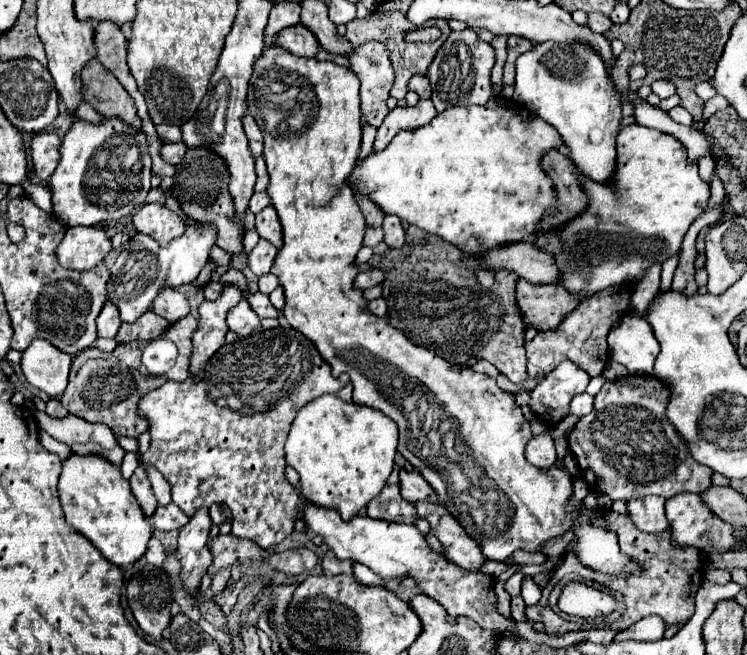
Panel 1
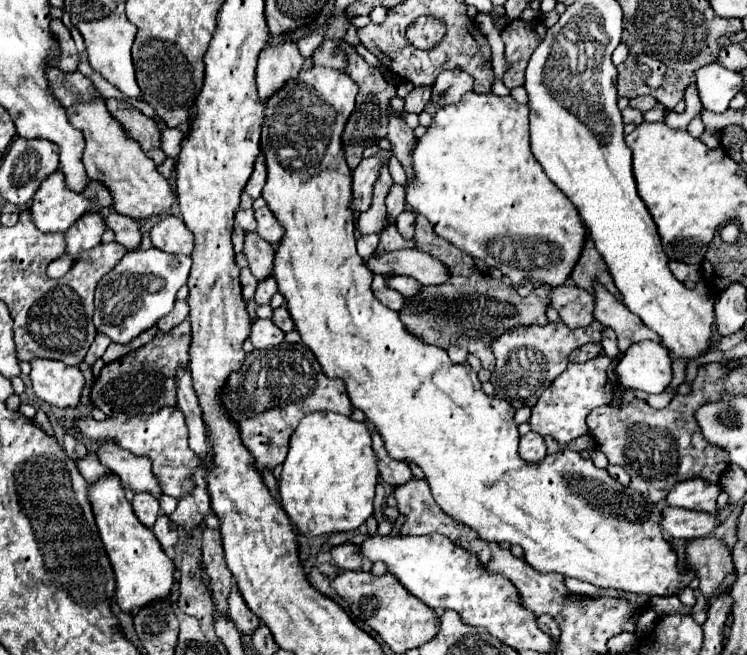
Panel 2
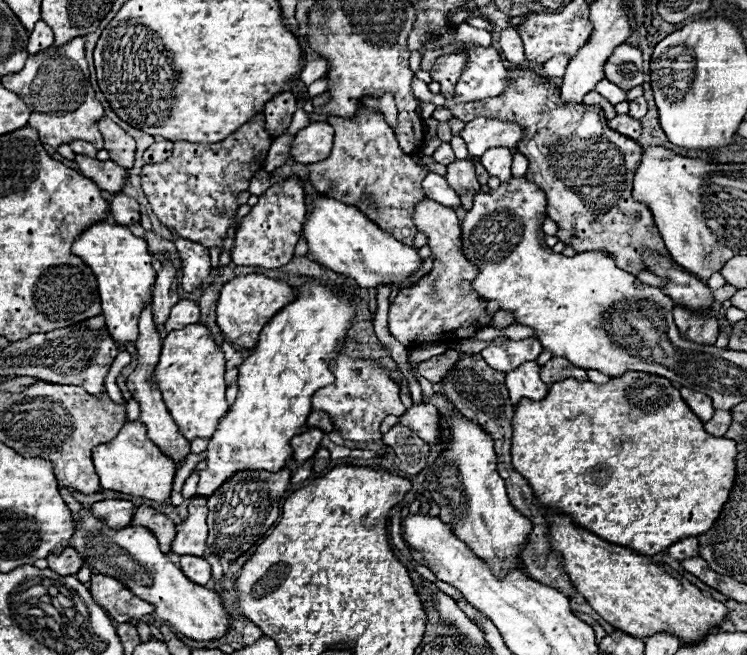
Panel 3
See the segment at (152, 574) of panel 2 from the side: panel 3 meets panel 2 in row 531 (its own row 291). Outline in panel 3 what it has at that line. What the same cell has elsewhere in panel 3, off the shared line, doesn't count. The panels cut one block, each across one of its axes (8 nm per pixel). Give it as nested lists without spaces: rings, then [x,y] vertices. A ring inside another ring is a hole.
[[[102,220],[86,228],[72,242],[70,252],[84,260],[84,264],[88,264],[94,272],[98,280],[102,314],[106,318],[108,330],[112,336],[116,336],[116,342],[120,346],[134,344],[138,338],[138,316],[144,304],[152,300],[152,284],[156,280],[156,270],[152,268],[154,258],[148,252],[146,242],[142,238],[136,238],[128,226]]]

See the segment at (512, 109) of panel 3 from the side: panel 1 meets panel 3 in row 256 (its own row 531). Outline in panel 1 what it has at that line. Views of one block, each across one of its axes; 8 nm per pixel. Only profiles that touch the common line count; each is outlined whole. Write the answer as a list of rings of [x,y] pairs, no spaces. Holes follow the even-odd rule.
[[[606,512],[604,518],[596,520],[596,524],[608,524],[608,528],[614,528],[614,532],[620,538],[620,550],[626,556],[630,556],[632,560],[636,560],[644,568],[644,572],[640,576],[610,578],[600,572],[592,572],[590,568],[584,568],[580,562],[576,562],[576,556],[572,556],[572,552],[566,552],[564,564],[560,564],[552,572],[552,582],[556,584],[568,572],[576,572],[584,578],[600,582],[602,586],[608,586],[610,590],[622,592],[626,608],[624,608],[622,616],[608,626],[613,630],[624,630],[624,628],[636,624],[640,618],[650,616],[650,614],[660,616],[666,622],[666,626],[684,624],[694,612],[694,596],[702,582],[702,560],[698,556],[698,550],[692,546],[674,546],[670,532],[662,532],[662,534],[640,532],[628,516],[622,516],[616,512]],[[678,572],[682,572],[682,574],[678,574]]]

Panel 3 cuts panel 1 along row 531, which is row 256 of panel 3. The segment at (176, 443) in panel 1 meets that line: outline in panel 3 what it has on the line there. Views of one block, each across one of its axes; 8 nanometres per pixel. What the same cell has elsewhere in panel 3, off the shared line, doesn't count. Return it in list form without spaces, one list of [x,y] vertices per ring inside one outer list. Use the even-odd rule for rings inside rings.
[[[290,176],[282,184],[270,186],[258,196],[258,204],[252,206],[238,226],[236,242],[232,248],[232,260],[236,266],[256,266],[256,268],[280,268],[288,264],[294,256],[294,248],[300,240],[302,222],[306,216],[304,192],[300,188],[298,176]]]

